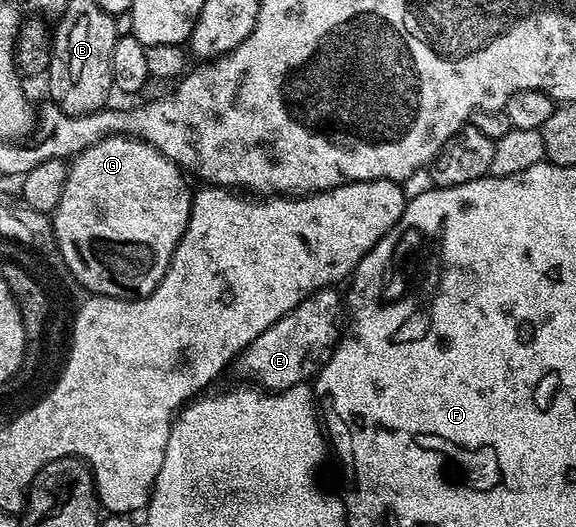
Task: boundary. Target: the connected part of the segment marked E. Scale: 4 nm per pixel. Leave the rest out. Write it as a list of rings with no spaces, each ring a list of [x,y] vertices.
[[[331,286],[310,293],[307,300],[300,302],[300,306],[268,326],[260,338],[252,338],[248,347],[236,357],[236,369],[246,379],[243,381],[253,382],[268,392],[283,392],[309,381],[334,343],[338,307],[344,304],[343,293],[341,296],[338,291],[337,287]]]

